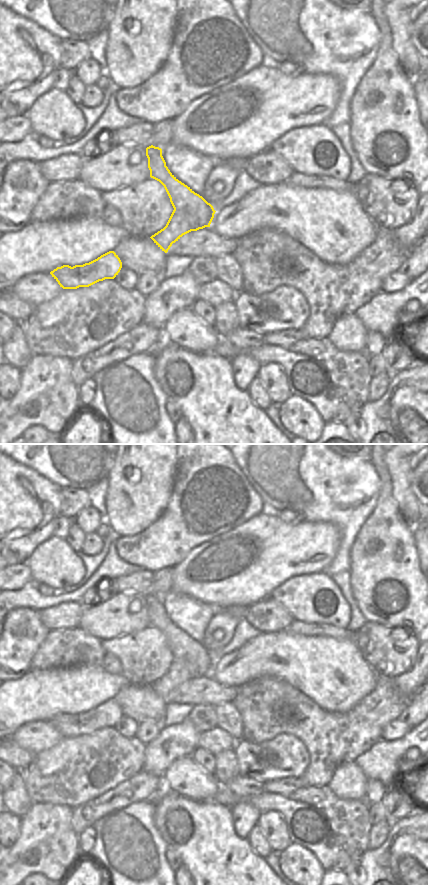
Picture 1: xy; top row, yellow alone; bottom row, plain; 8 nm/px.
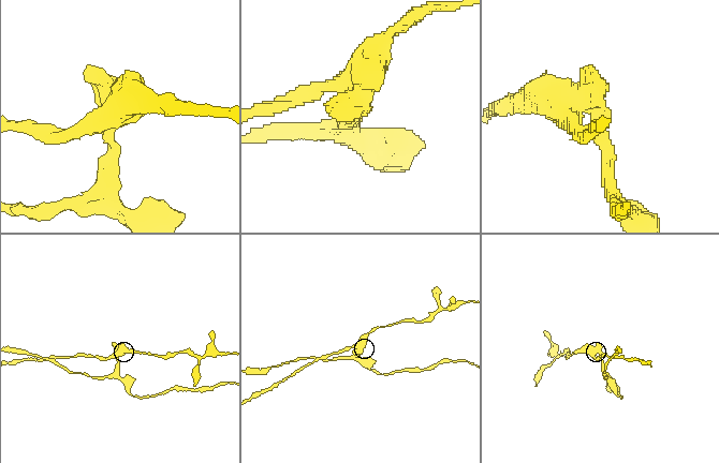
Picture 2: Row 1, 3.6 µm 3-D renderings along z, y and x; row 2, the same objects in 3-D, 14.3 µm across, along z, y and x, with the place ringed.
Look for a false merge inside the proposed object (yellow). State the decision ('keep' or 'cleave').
cleave

